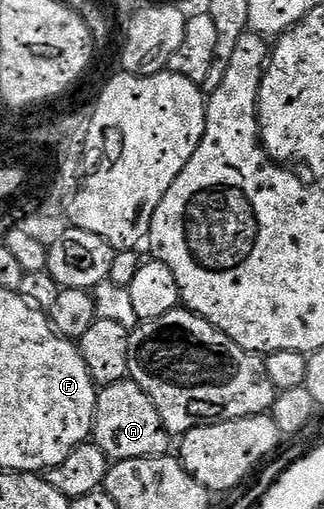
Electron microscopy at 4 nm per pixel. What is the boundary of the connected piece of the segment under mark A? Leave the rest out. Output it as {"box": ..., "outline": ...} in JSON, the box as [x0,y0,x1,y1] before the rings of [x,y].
{"box":[92,379,171,461],"outline":[[[131,379],[106,385],[97,395],[92,440],[113,461],[163,457],[170,452],[171,435],[161,421],[155,403]]]}

